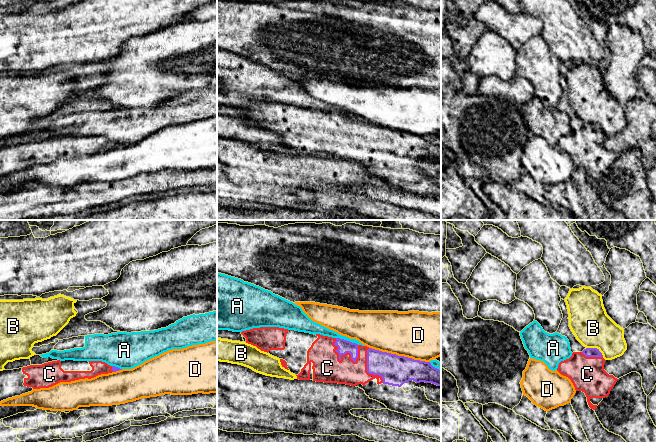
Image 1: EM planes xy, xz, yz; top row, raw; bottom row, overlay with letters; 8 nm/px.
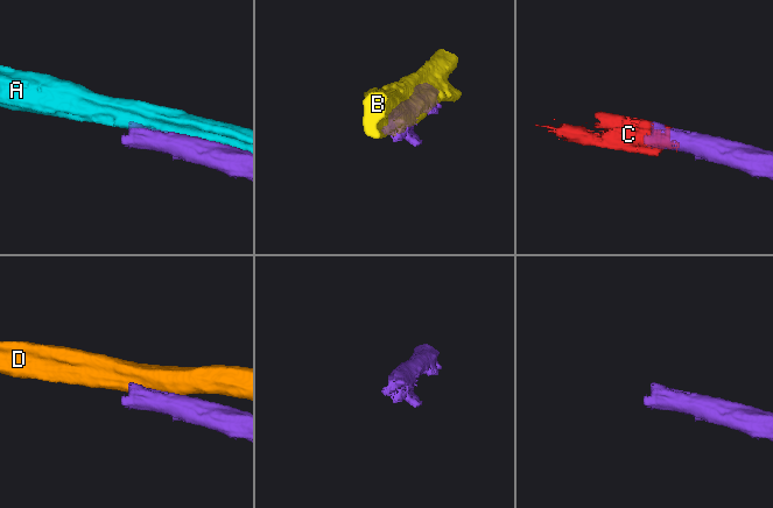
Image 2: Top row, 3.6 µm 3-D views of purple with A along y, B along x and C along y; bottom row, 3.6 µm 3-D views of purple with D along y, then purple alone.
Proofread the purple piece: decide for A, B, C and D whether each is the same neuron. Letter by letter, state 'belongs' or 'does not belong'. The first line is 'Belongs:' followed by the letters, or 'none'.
Belongs: C
A: does not belong
B: does not belong
C: belongs
D: does not belong

